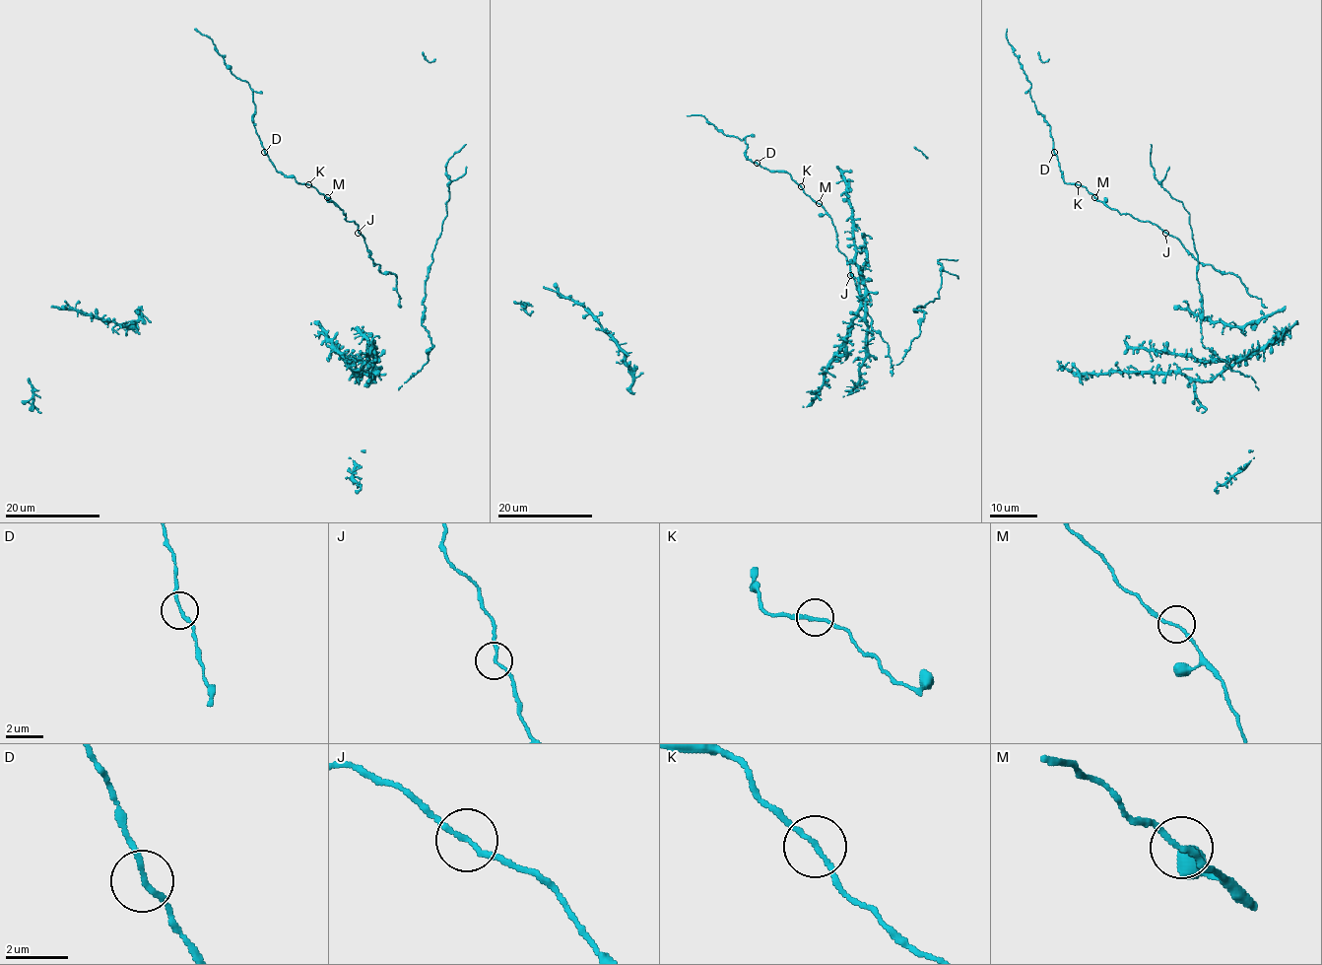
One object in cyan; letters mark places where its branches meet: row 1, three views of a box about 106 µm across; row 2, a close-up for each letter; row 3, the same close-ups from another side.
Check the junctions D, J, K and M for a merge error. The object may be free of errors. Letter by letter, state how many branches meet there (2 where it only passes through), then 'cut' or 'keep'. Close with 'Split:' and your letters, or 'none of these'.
D: 2 | keep
J: 2 | keep
K: 2 | keep
M: 2 | keep
Split: none of these

